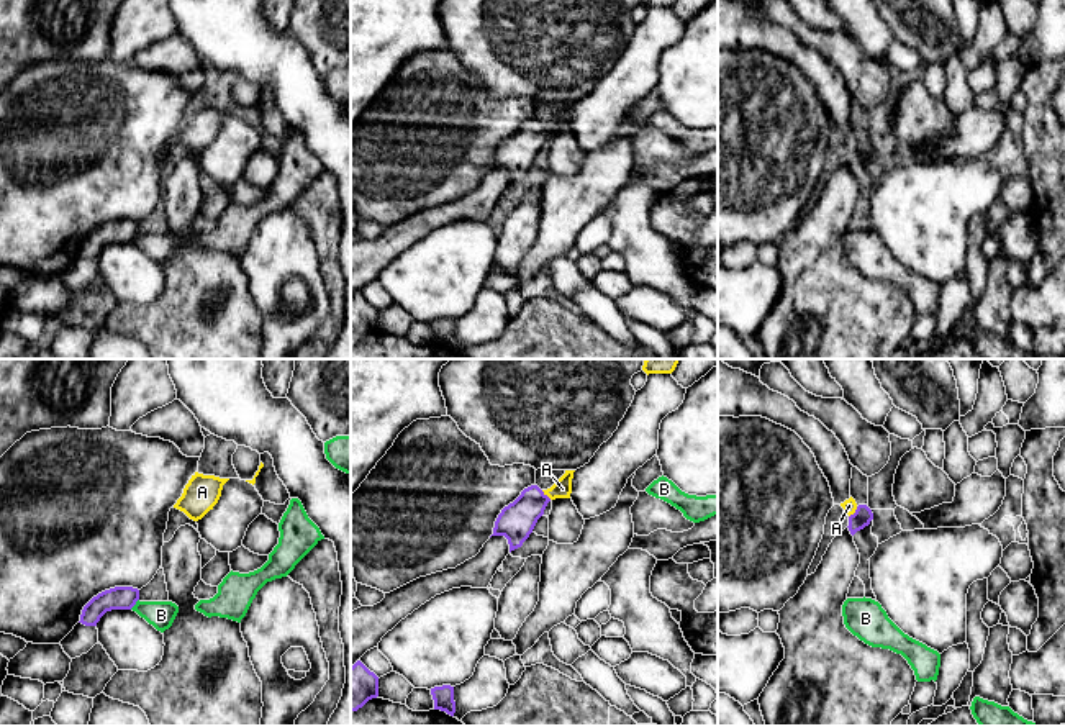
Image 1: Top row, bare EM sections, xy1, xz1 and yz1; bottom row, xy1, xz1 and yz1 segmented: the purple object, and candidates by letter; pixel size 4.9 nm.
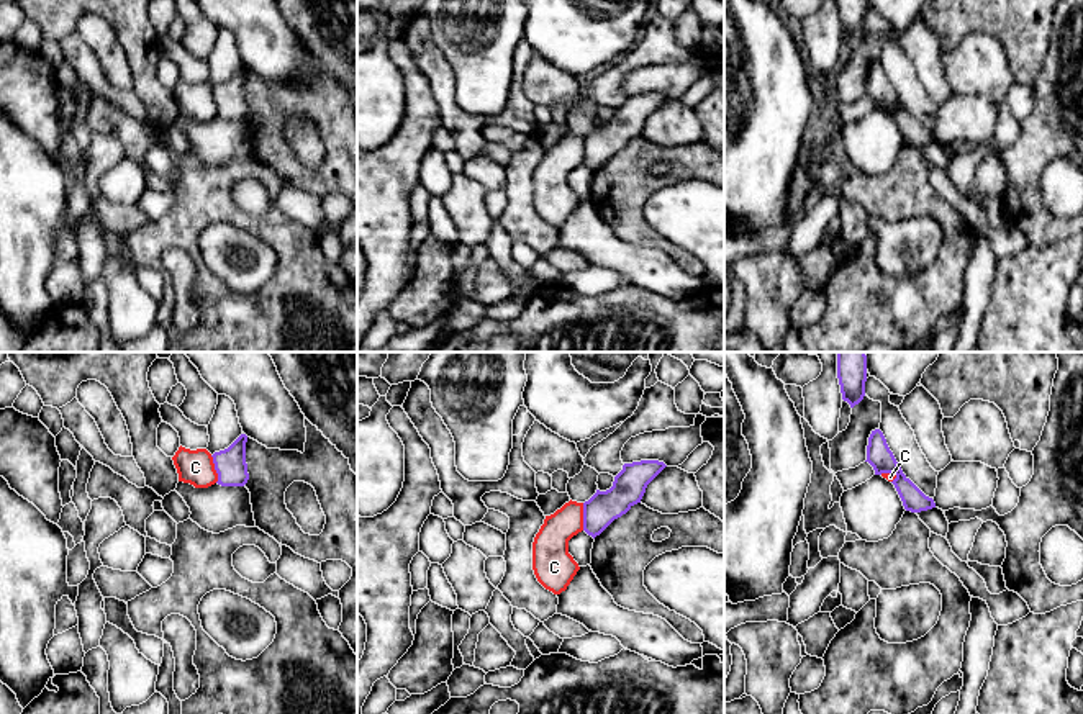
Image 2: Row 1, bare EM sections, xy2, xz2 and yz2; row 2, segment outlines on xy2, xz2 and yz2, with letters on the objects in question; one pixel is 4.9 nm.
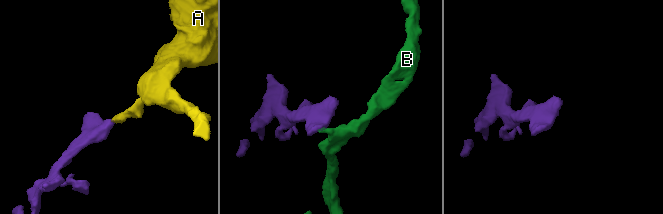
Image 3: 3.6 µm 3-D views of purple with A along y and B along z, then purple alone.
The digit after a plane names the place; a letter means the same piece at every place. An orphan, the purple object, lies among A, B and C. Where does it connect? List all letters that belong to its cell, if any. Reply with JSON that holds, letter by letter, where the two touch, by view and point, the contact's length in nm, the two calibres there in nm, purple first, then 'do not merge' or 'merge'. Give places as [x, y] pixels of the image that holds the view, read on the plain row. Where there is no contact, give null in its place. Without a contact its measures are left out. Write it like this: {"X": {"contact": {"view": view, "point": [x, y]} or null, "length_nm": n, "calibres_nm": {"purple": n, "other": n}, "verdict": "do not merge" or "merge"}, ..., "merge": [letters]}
{"A": {"contact": {"view": "yz1", "point": [856, 145]}, "length_nm": 70, "calibres_nm": {"purple": 90, "other": 70}, "verdict": "merge"}, "B": {"contact": {"view": "xy1", "point": [135, 236]}, "length_nm": 70, "calibres_nm": {"purple": 110, "other": 140}, "verdict": "do not merge"}, "C": {"contact": {"view": "xy2", "point": [215, 102]}, "length_nm": 140, "calibres_nm": {"purple": 160, "other": 170}, "verdict": "do not merge"}, "merge": ["A"]}

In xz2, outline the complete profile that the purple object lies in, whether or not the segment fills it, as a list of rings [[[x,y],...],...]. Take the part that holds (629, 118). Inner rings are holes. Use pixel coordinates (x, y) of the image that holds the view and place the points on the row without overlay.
[[[659,93],[624,97],[609,123],[596,123],[596,126],[583,136],[583,164],[593,172],[600,169],[614,152],[641,136],[647,118],[665,100],[667,98]]]

